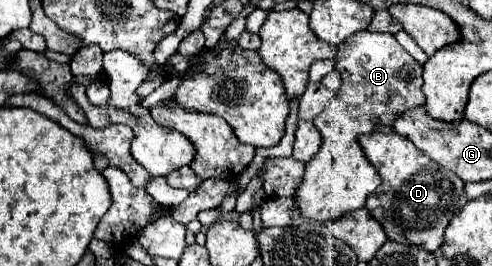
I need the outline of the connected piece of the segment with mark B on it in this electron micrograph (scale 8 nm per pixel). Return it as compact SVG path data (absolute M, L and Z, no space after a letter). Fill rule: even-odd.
M358 31L338 45L336 69L342 75L342 87L330 105L314 119L322 133L320 151L306 163L304 179L292 195L298 213L308 221L332 221L348 211L364 207L368 195L380 179L372 163L364 157L356 137L370 133L376 123L392 125L396 115L424 105L422 67L390 33Z

